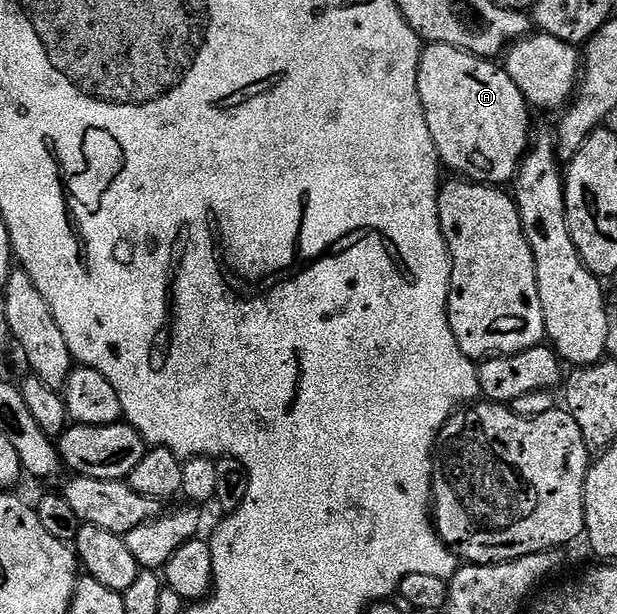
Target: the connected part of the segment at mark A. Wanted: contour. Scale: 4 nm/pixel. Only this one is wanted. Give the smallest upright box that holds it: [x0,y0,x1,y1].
[418,44,530,187]

